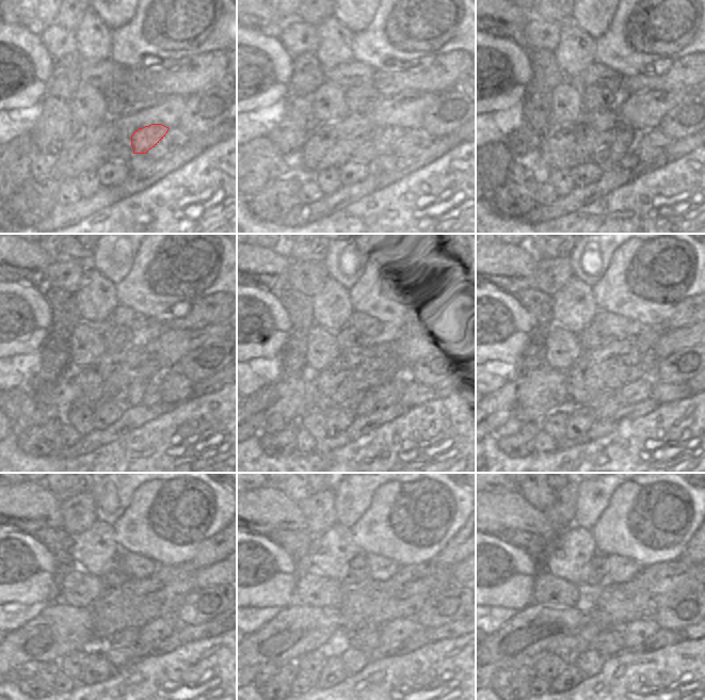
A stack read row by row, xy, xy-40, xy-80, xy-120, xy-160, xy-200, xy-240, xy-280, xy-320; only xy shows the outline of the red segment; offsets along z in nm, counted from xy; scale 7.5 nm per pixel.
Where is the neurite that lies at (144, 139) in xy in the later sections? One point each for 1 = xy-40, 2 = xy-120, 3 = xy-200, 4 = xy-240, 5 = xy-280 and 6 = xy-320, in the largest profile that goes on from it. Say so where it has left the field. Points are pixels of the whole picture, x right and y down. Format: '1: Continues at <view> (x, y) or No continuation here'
1: Continues at xy-40 (384, 140)
2: Continues at xy-120 (137, 391)
3: Continues at xy-200 (611, 407)
4: Continues at xy-240 (118, 657)
5: Continues at xy-280 (353, 659)
6: Continues at xy-320 (589, 662).

